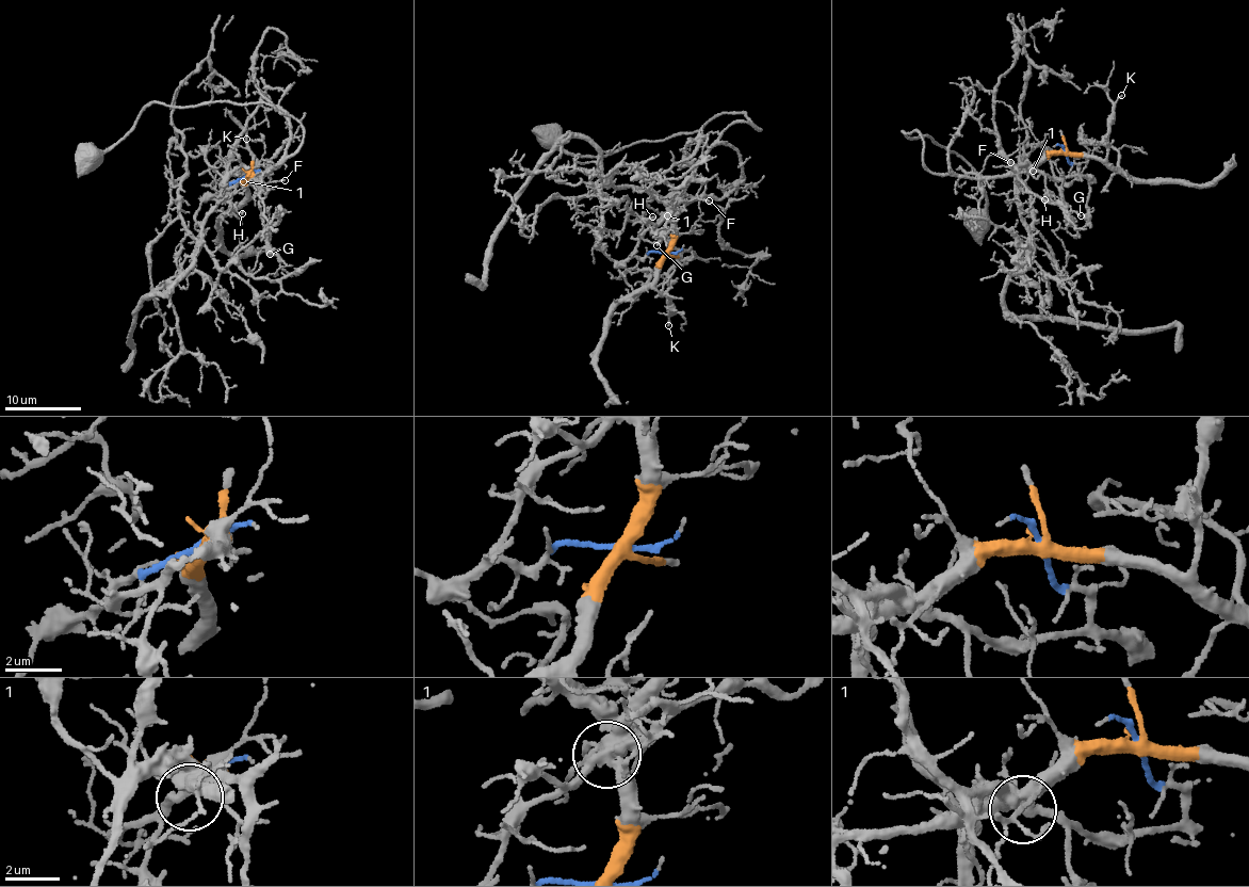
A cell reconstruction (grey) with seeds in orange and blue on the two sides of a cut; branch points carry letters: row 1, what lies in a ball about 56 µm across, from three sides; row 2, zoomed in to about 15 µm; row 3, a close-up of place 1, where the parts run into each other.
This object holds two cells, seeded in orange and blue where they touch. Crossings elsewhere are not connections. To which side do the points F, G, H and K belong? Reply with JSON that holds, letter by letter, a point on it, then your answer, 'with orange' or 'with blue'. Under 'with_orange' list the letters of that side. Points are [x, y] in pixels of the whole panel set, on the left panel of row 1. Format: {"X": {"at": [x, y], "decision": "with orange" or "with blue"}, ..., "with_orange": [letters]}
{"F": {"at": [285, 180], "decision": "with blue"}, "G": {"at": [270, 254], "decision": "with blue"}, "H": {"at": [242, 213], "decision": "with blue"}, "K": {"at": [246, 139], "decision": "with orange"}, "with_orange": ["K"]}

